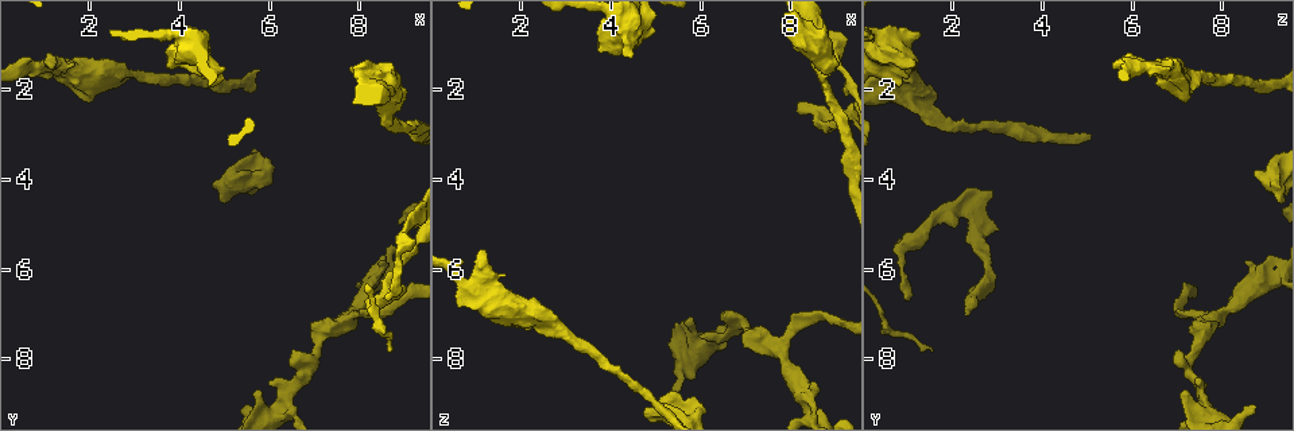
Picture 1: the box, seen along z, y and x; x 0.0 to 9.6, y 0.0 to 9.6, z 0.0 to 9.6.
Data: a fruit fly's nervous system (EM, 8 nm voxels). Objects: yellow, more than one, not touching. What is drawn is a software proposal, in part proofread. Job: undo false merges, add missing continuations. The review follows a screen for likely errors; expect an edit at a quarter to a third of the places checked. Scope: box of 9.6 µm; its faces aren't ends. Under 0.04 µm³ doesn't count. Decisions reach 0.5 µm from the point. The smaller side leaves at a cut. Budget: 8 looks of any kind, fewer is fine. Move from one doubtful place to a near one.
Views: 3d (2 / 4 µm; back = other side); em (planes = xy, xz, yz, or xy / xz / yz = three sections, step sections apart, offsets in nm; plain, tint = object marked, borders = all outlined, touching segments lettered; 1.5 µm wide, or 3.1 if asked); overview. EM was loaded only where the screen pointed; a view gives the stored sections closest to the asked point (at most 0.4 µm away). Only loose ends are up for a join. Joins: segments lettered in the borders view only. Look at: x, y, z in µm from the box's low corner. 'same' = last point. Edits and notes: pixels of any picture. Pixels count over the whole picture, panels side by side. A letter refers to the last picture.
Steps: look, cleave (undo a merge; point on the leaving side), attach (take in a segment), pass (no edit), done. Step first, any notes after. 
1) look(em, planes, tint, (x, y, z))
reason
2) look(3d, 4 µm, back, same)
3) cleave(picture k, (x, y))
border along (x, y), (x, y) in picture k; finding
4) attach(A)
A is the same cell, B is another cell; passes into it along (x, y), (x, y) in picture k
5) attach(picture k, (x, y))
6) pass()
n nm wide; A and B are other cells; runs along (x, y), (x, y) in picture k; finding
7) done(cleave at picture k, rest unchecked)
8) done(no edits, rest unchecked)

look(em, yz, step 4, borders, (8.55, 6.60, 0.95))

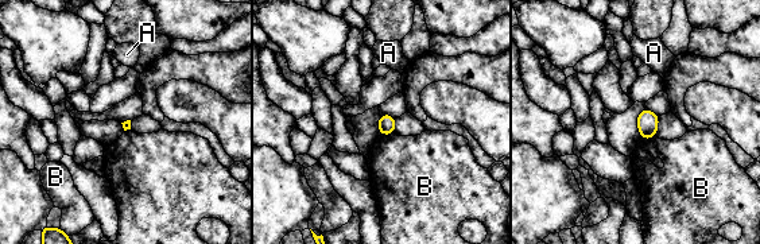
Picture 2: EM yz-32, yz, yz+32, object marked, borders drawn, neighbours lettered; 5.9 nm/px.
pass()
A and B are other cells; border along (394, 132), (380, 135) in picture 2; no lettered segment goes on from it

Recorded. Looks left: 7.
look(em, planes, tint, (6.55, 7.80, 7.00))
an open end

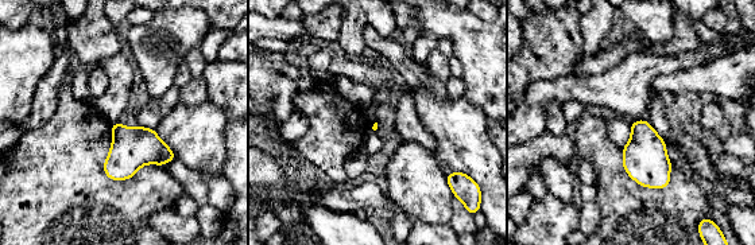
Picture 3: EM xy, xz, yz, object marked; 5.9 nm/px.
look(em, planes, borders, same)
see the neighbours

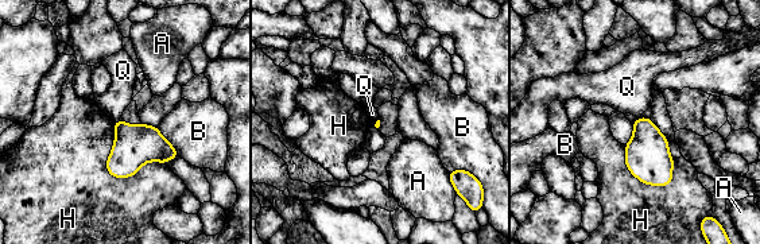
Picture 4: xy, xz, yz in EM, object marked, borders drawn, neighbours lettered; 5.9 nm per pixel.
pass()
A, B, H and Q are other cells; border along (119, 119), (115, 122) in picture 4; none of them fits

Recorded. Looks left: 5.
look(3d, 2 µm, back, (3.65, 1.50, 1.15))
free end

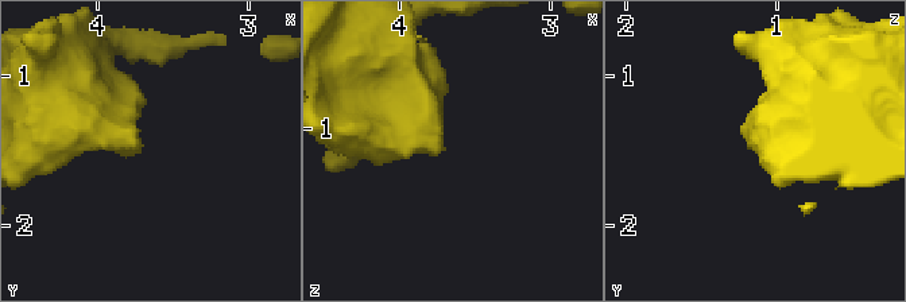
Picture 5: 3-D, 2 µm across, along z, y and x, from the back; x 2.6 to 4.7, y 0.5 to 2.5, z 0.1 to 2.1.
look(em, planes, borders, (3.72, 1.46, 1.14))

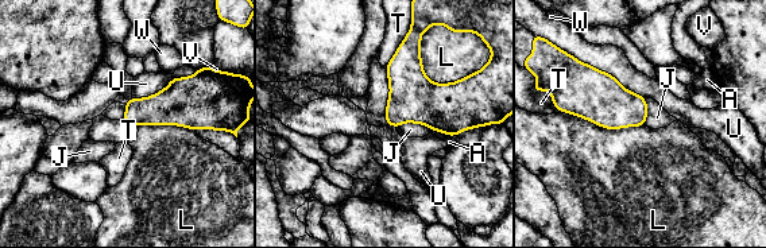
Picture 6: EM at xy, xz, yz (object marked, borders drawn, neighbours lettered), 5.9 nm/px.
pass()
A, J, L, T, U, V and W are other cells; border along (395, 127), (422, 123), (432, 130) in picture 6; no lettered segment goes on from it

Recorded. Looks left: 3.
look(em, planes, borders, (8.60, 5.80, 8.50))
free end

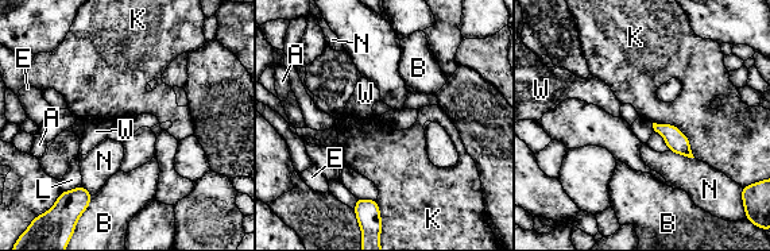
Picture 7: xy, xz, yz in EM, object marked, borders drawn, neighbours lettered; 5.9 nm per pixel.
pass()
A, B, E, K, L, N and W are other cells; border along (653, 122), (673, 124), (695, 157) in picture 7; none of them fits

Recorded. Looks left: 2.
done(no edits, rest unchecked)

